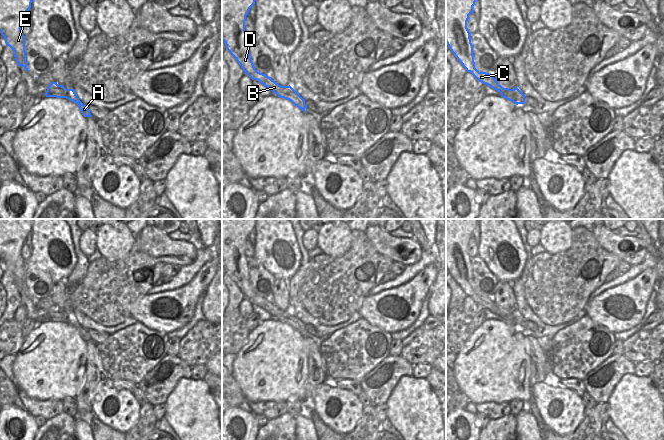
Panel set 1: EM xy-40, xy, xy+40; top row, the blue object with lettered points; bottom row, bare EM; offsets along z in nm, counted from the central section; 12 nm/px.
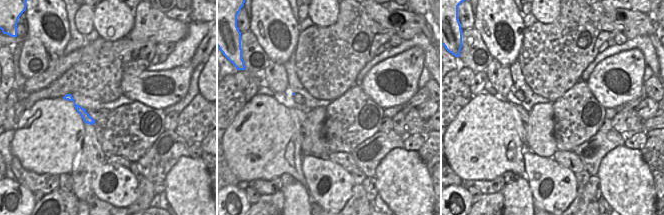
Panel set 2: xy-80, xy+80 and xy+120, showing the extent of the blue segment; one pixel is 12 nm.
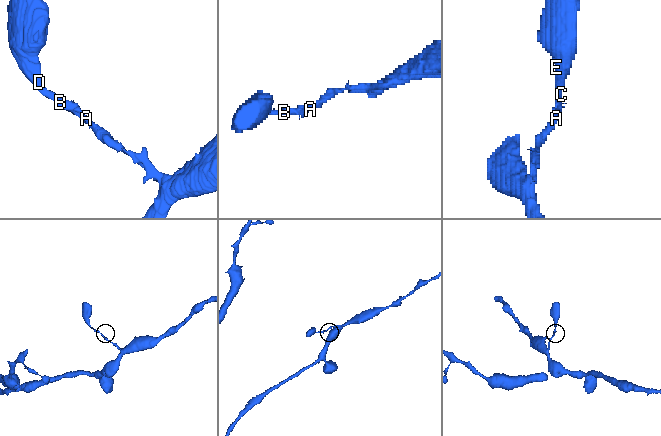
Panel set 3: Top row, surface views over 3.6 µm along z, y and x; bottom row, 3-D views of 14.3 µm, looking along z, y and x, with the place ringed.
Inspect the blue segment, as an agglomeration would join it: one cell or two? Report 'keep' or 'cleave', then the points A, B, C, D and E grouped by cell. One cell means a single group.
keep; A B C D E

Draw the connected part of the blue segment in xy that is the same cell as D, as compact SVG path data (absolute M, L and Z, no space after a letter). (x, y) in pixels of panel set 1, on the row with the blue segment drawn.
M222 0L222 40L226 49L252 80L258 81L278 97L291 101L305 113L305 100L290 85L281 86L254 67L245 31L246 16L254 4L255 0Z

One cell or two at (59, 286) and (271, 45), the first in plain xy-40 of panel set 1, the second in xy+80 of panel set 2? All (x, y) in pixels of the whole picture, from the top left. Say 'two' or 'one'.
two

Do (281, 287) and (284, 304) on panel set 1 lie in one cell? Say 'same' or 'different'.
same

